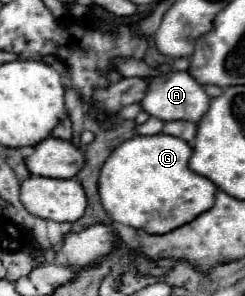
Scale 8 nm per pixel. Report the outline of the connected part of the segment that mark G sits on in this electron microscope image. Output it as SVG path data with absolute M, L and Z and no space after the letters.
M168 134L124 140L108 156L98 178L100 200L108 216L118 224L142 228L148 234L166 234L206 212L214 204L216 184L188 168L190 156L192 148Z

